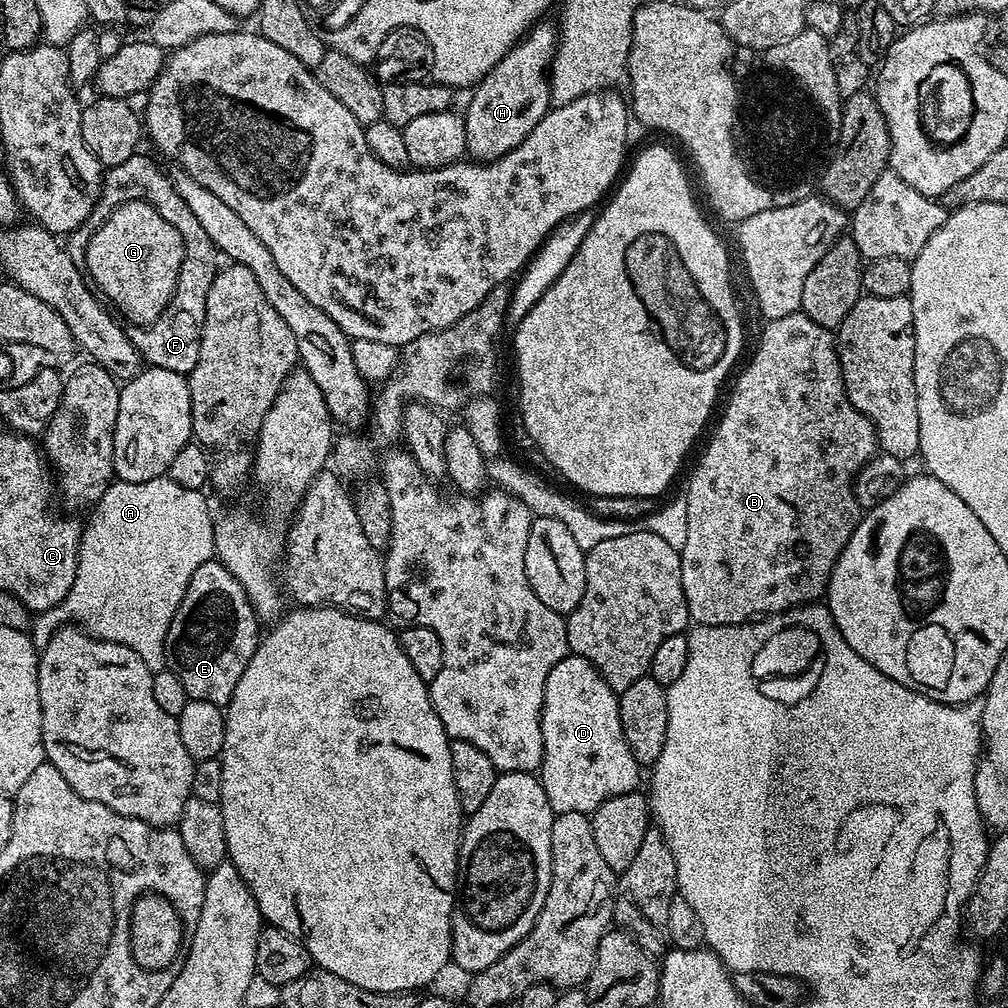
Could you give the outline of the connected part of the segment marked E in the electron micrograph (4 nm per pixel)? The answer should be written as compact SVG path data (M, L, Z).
M213 558L198 566L198 570L184 588L184 597L174 618L168 623L167 667L174 674L178 674L178 678L182 678L182 686L186 686L189 700L214 702L226 706L250 658L254 658L254 650L259 646L261 639L262 624L256 619L256 611L252 609L246 590L242 590L238 578L234 578L234 574L230 574L230 570L226 570L224 564Z

